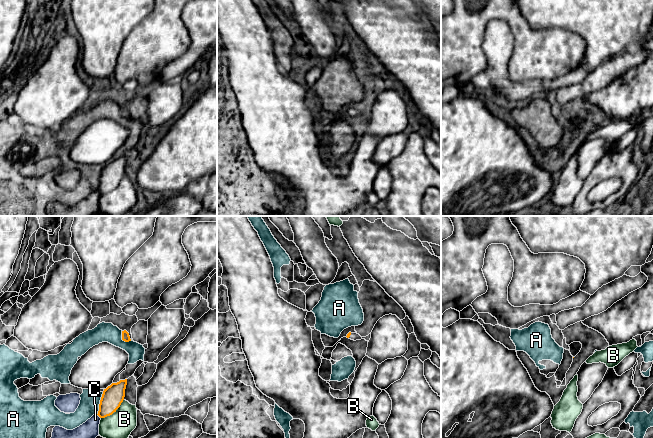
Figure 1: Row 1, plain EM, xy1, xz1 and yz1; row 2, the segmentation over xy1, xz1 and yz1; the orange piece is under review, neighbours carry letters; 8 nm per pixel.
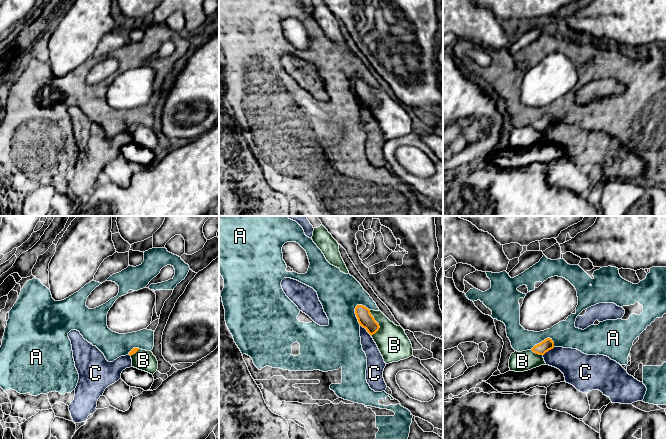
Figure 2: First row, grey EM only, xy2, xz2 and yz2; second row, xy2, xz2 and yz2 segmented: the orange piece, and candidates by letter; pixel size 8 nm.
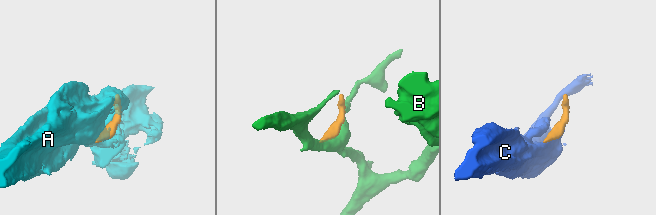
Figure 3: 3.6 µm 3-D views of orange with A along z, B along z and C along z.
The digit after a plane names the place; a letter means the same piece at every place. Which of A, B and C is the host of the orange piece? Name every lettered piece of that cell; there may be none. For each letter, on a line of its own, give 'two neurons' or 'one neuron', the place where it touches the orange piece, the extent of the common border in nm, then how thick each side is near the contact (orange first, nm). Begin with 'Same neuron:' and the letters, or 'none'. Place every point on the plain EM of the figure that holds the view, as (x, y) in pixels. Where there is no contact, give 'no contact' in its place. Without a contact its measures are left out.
Same neuron: none
A: two neurons | xz2 (355, 89) | 170 nm | 120/340 nm
B: two neurons | xz2 (377, 99) | 220 nm | 120/260 nm
C: two neurons | xz2 (366, 105) | 130 nm | 120/130 nm

